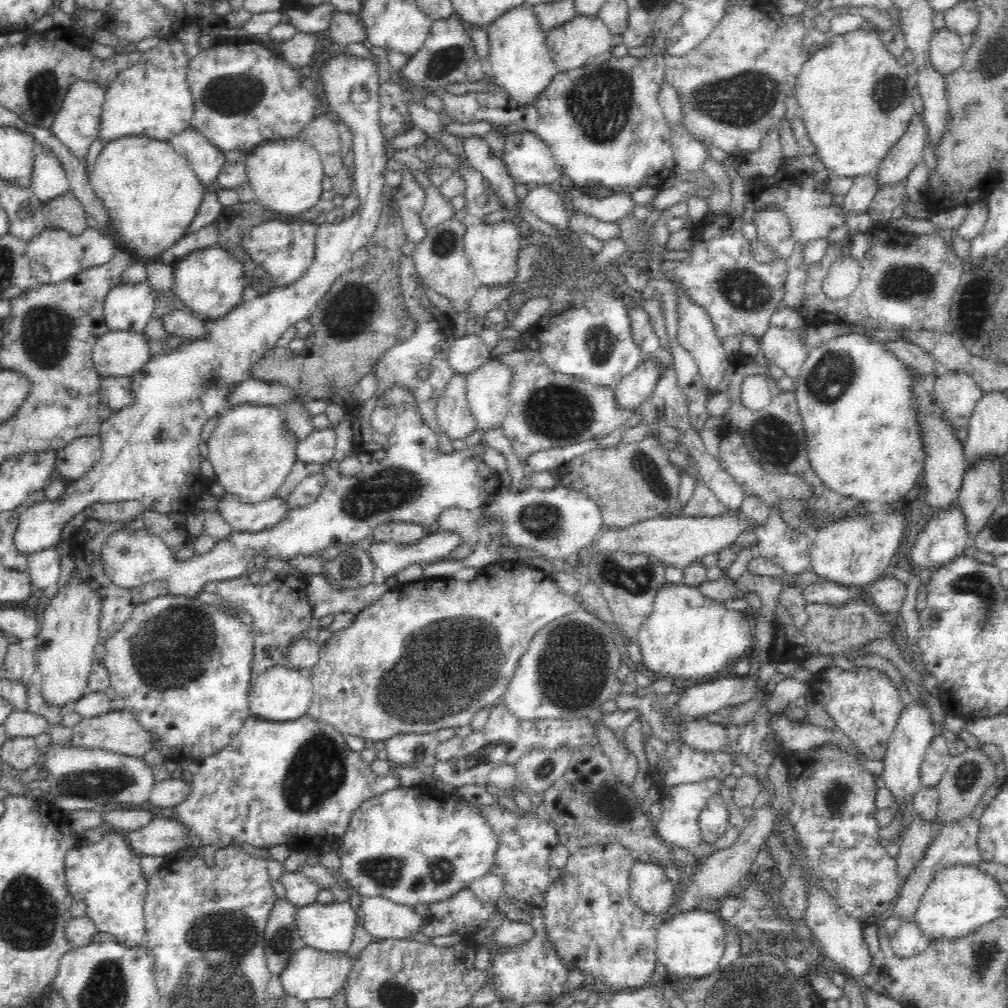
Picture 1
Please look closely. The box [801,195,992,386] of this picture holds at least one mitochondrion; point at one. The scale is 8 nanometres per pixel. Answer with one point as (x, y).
(897, 282)

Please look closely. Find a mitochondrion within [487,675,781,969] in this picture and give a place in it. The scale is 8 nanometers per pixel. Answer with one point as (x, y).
(610, 805)

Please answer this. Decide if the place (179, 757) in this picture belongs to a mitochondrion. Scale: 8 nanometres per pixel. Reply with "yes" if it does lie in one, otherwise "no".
no

